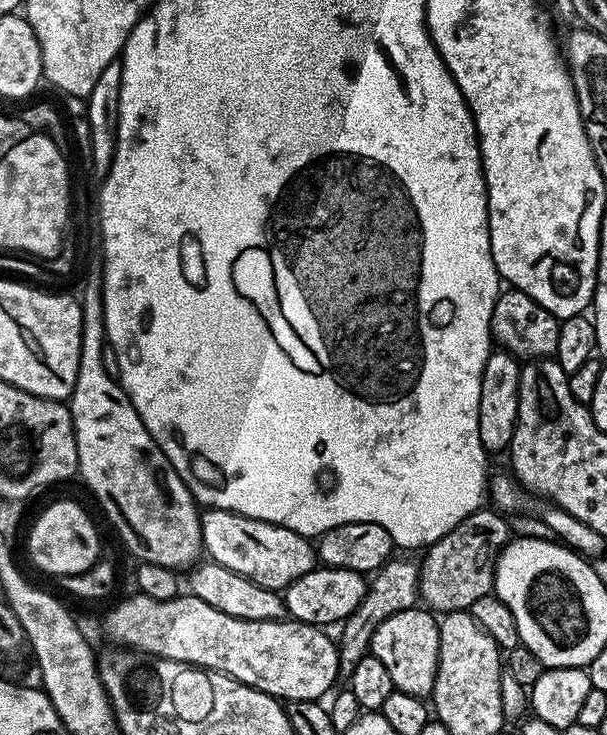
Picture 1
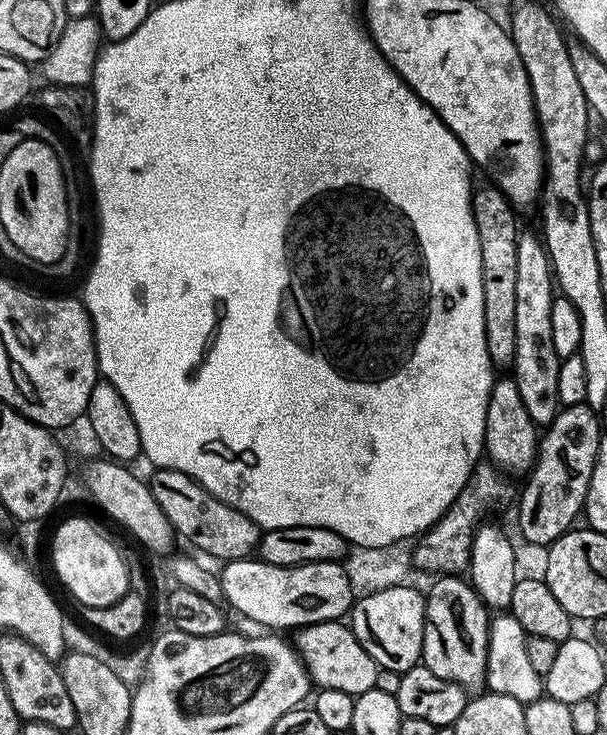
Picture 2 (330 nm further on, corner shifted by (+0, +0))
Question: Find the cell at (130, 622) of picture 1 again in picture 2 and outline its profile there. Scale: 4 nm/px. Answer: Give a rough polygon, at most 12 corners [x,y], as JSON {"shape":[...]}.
{"shape":[[347,623],[305,624],[294,648],[317,689],[358,697],[378,666]]}

